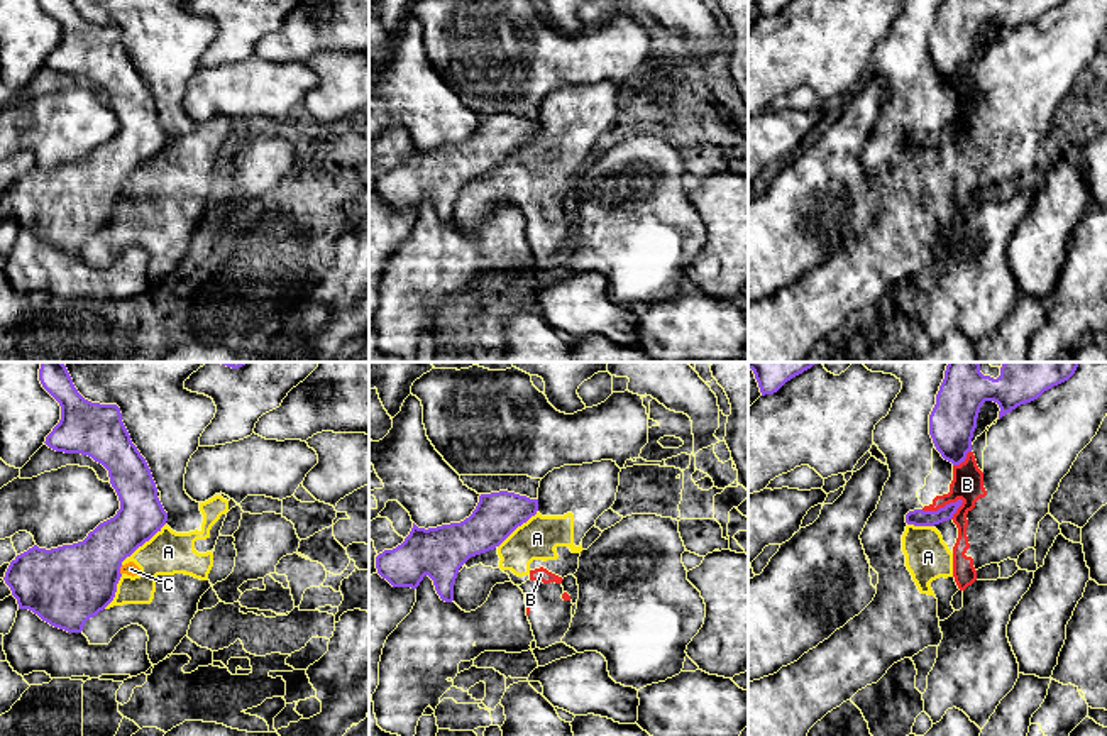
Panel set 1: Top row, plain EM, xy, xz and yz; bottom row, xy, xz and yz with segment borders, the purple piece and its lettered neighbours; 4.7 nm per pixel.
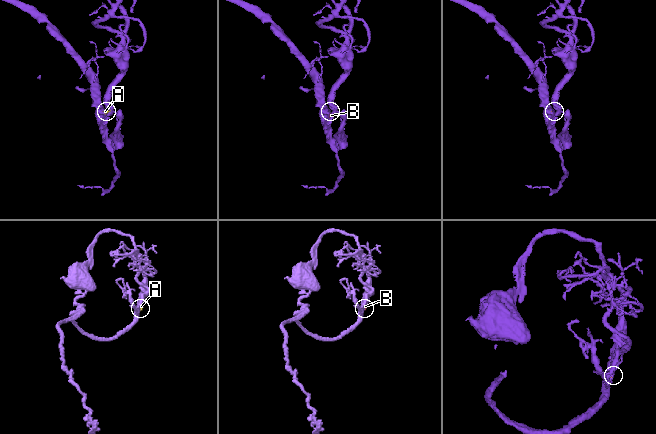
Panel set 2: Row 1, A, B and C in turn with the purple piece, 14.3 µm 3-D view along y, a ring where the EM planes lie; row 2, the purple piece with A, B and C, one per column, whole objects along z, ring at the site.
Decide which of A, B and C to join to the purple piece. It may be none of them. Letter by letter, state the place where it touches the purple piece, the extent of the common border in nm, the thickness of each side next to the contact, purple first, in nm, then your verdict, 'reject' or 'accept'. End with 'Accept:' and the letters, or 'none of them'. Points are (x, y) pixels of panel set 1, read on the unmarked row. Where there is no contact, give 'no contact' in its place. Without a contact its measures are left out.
A: meets purple in xy at (143, 164); contact 300 nm long; 240 nm thick on the purple side, 200 nm on the other; reject
B: meets purple in yz at (941, 129); contact 220 nm long; 80 nm thick on the purple side, 150 nm on the other; reject
C: meets purple in xy at (119, 192); contact 50 nm long; 380 nm thick on the purple side, 60 nm on the other; reject
Accept: none of them

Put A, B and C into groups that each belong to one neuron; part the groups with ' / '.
A B C

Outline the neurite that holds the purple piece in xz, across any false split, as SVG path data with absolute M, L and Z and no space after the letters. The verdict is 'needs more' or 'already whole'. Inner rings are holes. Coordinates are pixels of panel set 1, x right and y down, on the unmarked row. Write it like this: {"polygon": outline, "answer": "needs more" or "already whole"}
{"polygon": "M508 112L481 115L472 135L460 144L437 149L418 149L413 144L410 156L393 171L384 171L376 178L377 195L393 208L416 210L425 196L433 201L442 222L454 222L454 205L459 189L471 179L499 168L518 147L526 144L538 132L538 120L530 120Z", "answer": "already whole"}

